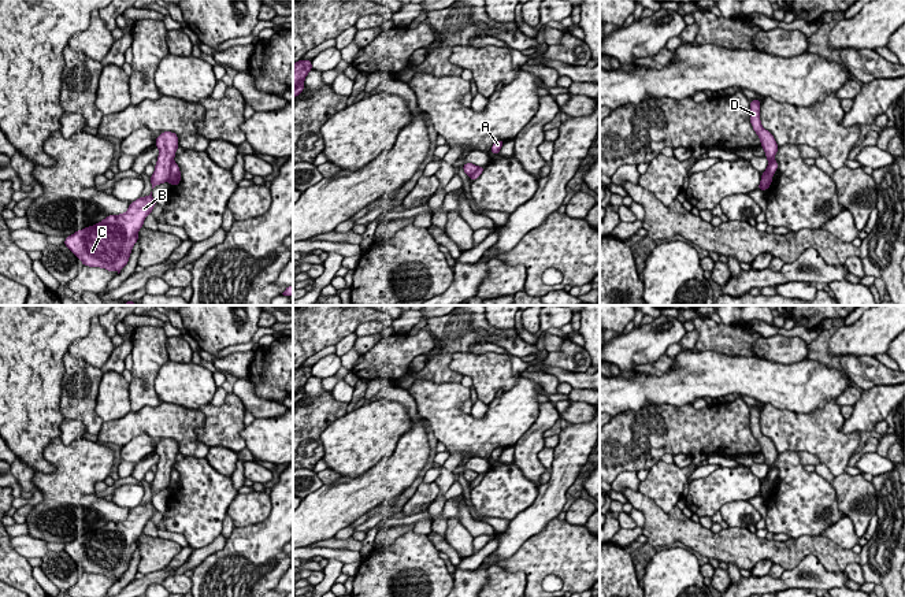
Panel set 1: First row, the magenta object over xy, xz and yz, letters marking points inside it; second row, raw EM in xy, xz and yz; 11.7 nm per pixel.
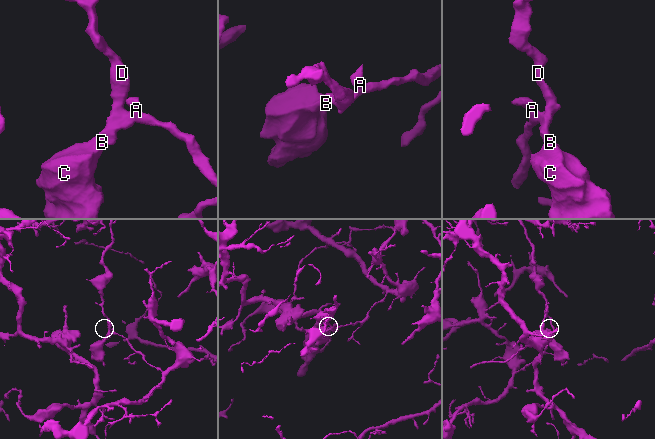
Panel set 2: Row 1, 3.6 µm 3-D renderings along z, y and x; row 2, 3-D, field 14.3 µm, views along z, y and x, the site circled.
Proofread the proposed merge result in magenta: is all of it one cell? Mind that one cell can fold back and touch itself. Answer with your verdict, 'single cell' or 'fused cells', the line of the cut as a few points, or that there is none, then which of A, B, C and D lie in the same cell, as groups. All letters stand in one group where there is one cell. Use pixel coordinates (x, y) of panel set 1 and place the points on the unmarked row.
fused cells | xy (173, 467), (169, 488) | A / B C D

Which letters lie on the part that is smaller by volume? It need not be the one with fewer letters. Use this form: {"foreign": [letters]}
{"foreign": ["B", "C", "D"]}

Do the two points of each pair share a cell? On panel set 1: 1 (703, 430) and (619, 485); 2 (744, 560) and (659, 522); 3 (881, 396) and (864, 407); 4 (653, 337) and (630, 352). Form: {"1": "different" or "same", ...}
{"1": "different", "2": "same", "3": "same", "4": "same"}

